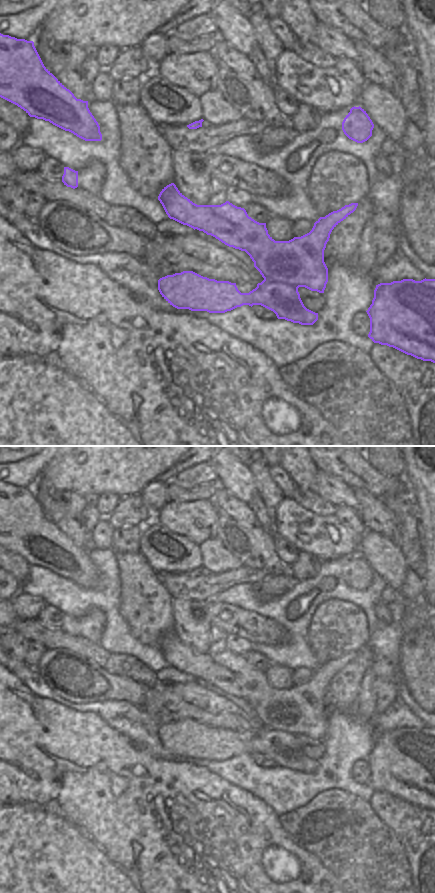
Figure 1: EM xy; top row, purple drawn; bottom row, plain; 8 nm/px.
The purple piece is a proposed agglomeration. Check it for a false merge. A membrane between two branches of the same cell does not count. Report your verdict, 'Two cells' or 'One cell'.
One cell.

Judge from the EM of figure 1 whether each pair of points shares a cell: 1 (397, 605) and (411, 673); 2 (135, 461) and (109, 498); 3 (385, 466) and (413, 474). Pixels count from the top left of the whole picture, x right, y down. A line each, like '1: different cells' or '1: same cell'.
1: different cells
2: different cells
3: different cells

